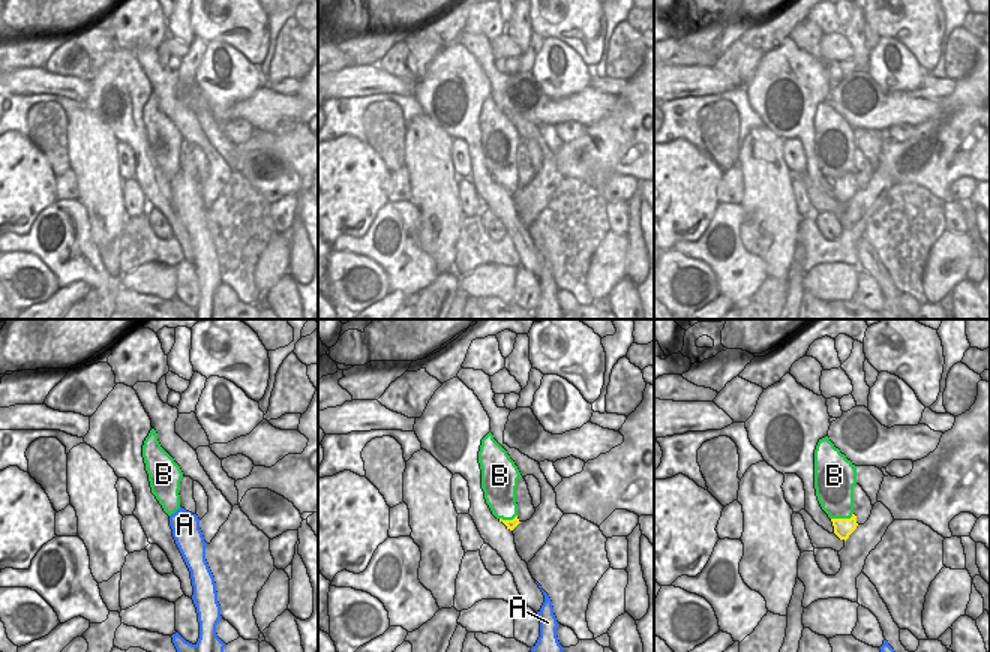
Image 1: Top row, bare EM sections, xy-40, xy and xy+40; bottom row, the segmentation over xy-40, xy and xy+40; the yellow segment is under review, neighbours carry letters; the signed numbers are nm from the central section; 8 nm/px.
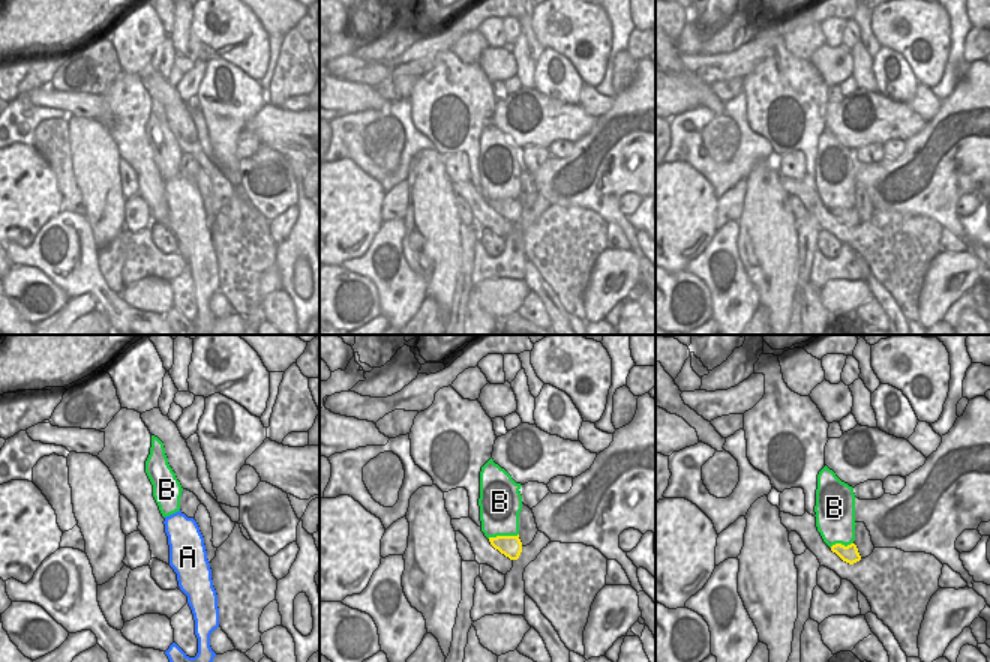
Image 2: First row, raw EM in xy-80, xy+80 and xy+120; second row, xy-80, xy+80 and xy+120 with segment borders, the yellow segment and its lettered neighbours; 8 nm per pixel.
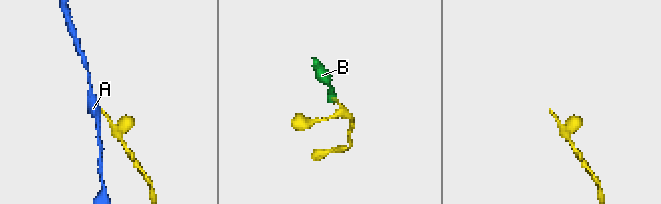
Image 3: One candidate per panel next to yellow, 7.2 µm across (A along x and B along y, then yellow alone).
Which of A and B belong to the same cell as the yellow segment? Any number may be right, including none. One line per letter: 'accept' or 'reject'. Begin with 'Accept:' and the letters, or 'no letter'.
Accept: B
A: reject
B: accept

